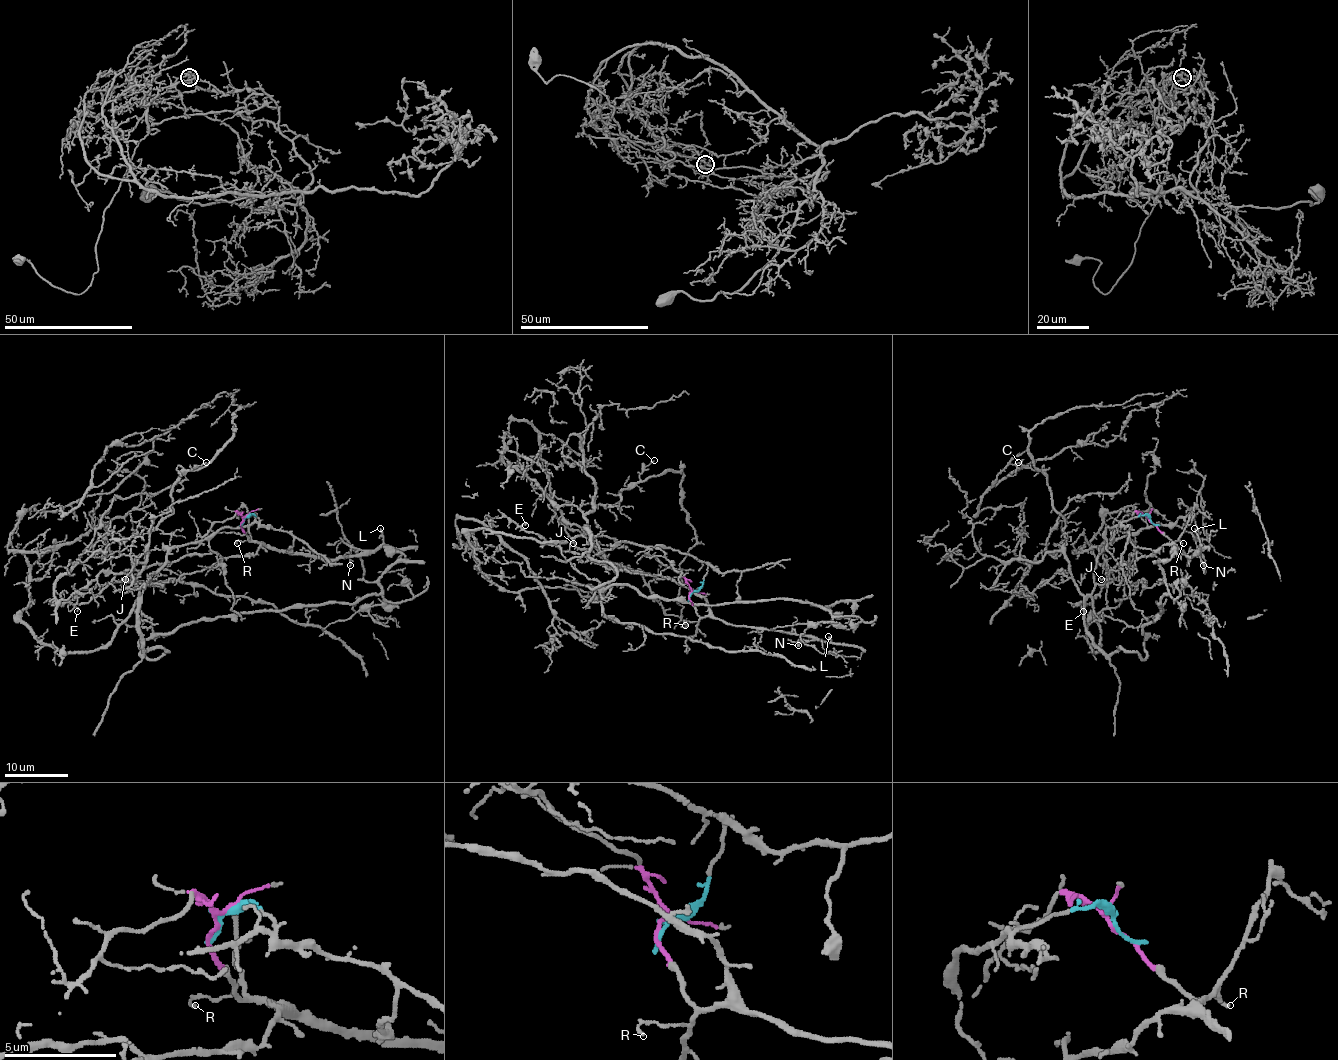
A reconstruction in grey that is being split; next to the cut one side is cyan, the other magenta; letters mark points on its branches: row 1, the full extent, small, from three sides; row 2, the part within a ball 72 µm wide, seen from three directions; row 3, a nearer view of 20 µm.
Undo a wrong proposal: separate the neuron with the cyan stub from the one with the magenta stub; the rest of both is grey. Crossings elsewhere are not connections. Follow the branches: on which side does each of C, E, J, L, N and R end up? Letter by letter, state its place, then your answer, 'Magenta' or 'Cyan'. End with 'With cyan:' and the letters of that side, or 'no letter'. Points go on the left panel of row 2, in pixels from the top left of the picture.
C: Place: (206, 462). Cyan
E: Place: (77, 611). Magenta
J: Place: (125, 579). Magenta
L: Place: (380, 528). Magenta
N: Place: (350, 565). Magenta
R: Place: (237, 543). Magenta
With cyan: C

